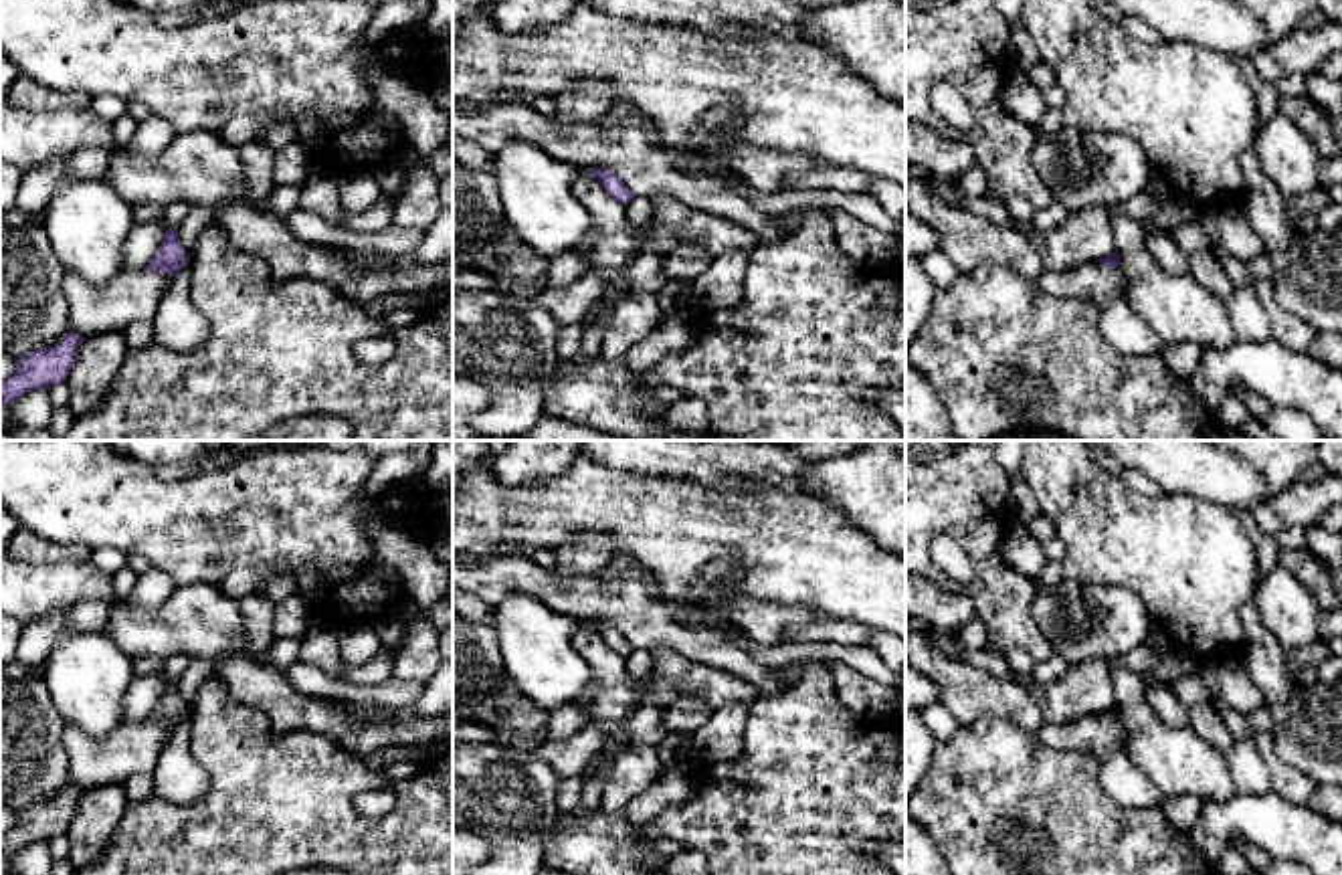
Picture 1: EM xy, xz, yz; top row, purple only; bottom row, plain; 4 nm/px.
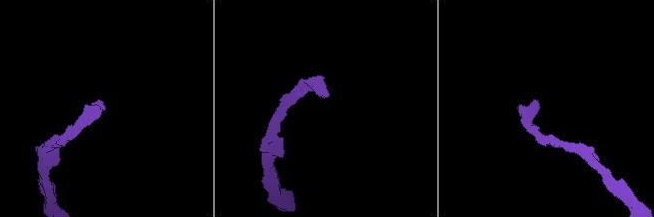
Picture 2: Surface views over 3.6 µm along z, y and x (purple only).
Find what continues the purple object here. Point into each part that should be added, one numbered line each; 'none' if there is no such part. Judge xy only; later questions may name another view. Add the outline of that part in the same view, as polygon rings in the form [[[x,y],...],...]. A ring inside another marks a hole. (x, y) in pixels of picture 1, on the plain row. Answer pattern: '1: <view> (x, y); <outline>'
1: xy (172, 667); [[[172,655],[162,663],[162,673],[168,681],[178,683],[182,673],[186,671],[190,659],[184,655]]]

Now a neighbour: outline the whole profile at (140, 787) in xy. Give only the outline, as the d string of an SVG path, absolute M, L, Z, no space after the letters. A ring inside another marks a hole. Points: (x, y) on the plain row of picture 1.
M135 774L123 784L127 792L127 802L139 802L154 796L152 774Z

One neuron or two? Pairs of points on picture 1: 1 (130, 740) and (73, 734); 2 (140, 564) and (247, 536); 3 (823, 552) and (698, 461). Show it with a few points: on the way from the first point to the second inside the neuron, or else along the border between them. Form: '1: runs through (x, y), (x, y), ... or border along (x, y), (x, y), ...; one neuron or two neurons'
1: runs through (116, 746), (87, 746); one neuron
2: border along (128, 554), (140, 554), (152, 564); two neurons
3: border along (686, 473), (712, 485), (779, 492); two neurons

